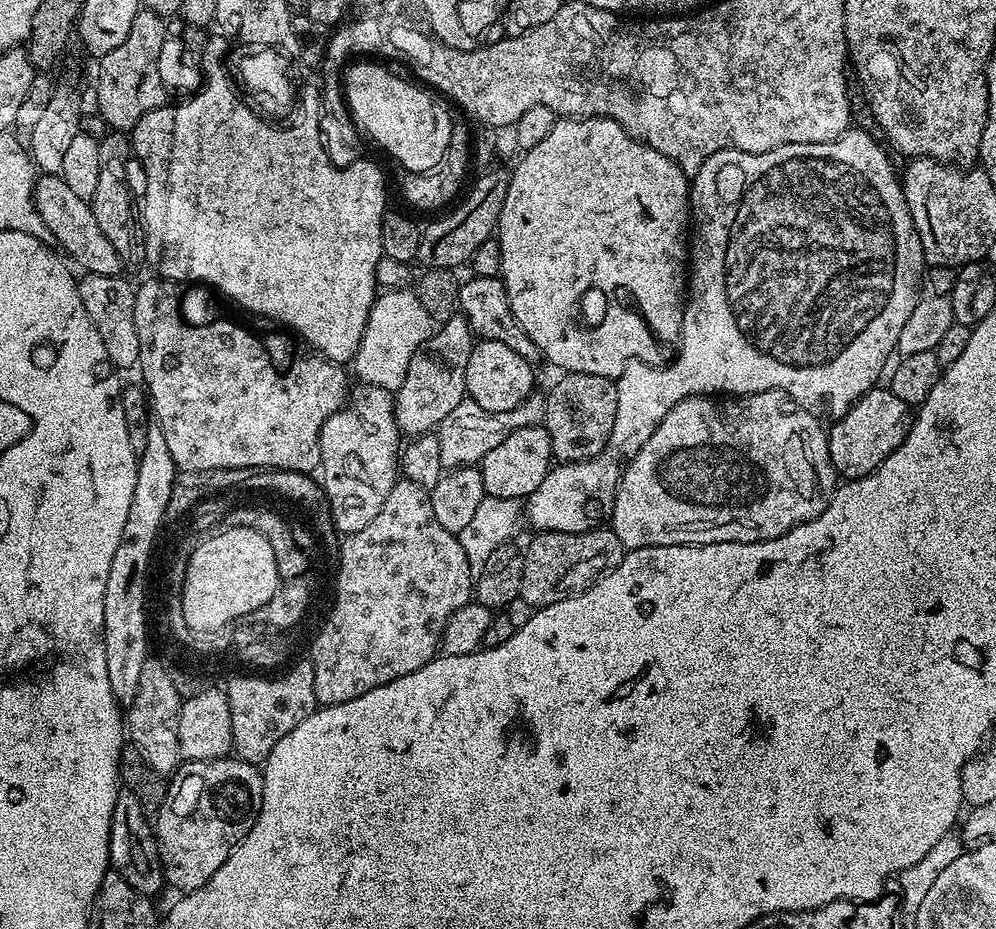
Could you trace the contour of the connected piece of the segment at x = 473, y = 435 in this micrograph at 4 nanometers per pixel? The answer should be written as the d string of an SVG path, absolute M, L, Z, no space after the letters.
M533 394L514 410L509 412L484 412L478 402L465 398L461 404L454 406L450 414L440 423L438 435L442 446L442 466L445 470L460 468L464 465L479 465L502 438L512 433L513 428L521 428L527 424L540 424L544 418L544 396Z

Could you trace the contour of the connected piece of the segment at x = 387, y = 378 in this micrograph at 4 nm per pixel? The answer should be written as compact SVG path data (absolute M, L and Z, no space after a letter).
M381 291L372 304L362 342L354 357L357 374L365 380L365 385L374 388L400 388L406 378L410 358L427 342L433 331L434 322L430 314L426 314L426 306L422 306L415 291Z

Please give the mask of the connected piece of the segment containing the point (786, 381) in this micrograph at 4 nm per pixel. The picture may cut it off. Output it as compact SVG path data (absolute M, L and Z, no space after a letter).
M849 130L825 144L783 144L769 152L743 152L737 148L724 148L715 152L704 160L704 165L691 177L690 216L694 221L696 237L692 244L690 240L690 279L686 284L682 330L674 359L663 366L633 362L624 367L624 373L616 380L618 414L614 418L614 430L610 430L608 444L591 460L557 463L546 474L546 478L542 478L542 486L538 486L538 490L534 490L534 494L526 500L526 520L533 524L533 529L545 532L585 532L601 527L612 515L612 503L616 501L622 465L636 455L637 450L650 438L650 434L654 434L662 418L670 414L672 407L688 396L749 396L752 392L780 388L790 394L790 398L798 402L798 406L810 410L814 415L824 418L829 412L832 418L839 418L852 409L852 404L858 397L864 396L874 387L888 355L894 352L902 326L906 318L910 318L912 308L916 305L916 283L920 280L920 271L926 268L926 261L916 228L908 213L908 204L904 201L901 177L892 169L887 154L866 133Z

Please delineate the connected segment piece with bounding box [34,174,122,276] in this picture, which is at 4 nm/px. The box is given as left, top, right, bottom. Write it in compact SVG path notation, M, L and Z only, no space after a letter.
M59 174L41 175L36 181L34 199L42 222L46 222L50 234L54 234L56 244L69 257L72 255L82 267L88 268L84 270L89 273L97 272L103 276L114 276L121 271L122 263L119 254L107 241L105 234L102 234L102 230L98 228L91 203L78 198L78 194L74 194L74 190L70 190L70 186L66 186L66 182Z

